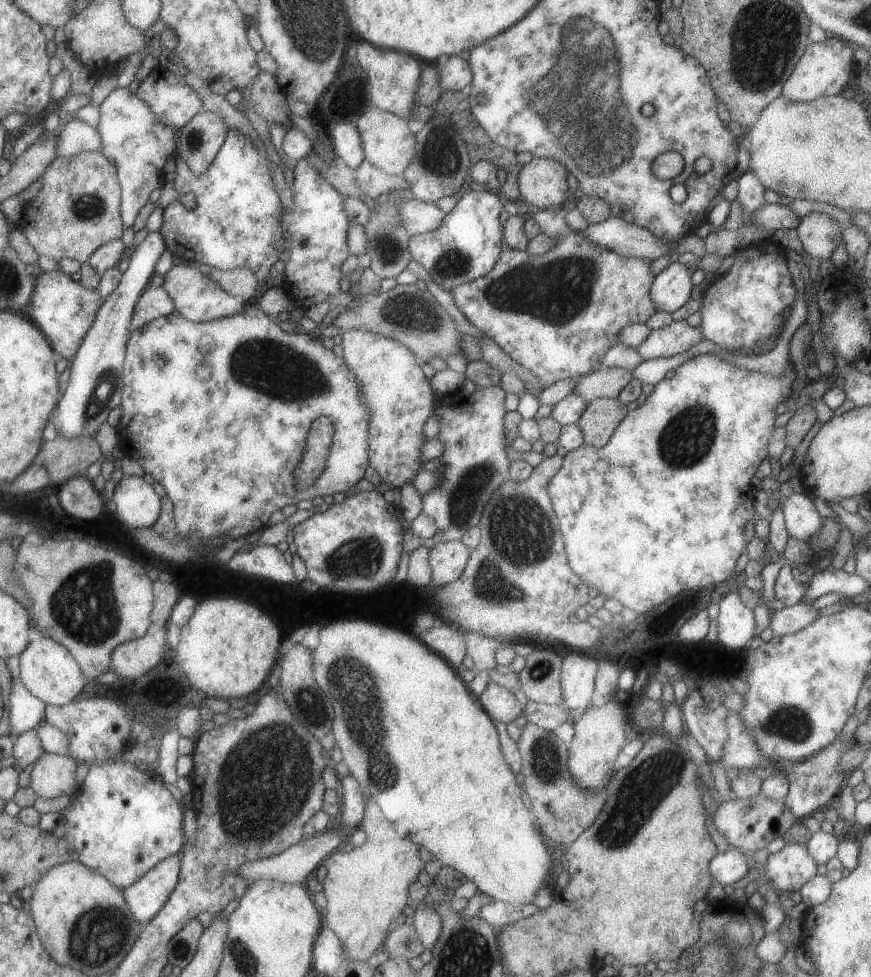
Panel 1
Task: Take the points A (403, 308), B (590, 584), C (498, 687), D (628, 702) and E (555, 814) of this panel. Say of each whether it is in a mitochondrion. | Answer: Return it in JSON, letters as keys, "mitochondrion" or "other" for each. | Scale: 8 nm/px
{"A":"mitochondrion","B":"other","C":"other","D":"other","E":"mitochondrion"}

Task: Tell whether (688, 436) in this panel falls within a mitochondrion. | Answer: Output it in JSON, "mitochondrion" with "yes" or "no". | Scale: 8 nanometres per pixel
{"mitochondrion":"yes"}

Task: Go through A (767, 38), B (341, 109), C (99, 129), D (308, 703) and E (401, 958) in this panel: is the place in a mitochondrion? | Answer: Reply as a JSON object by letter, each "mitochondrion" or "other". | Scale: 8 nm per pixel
{"A":"mitochondrion","B":"other","C":"other","D":"mitochondrion","E":"other"}

